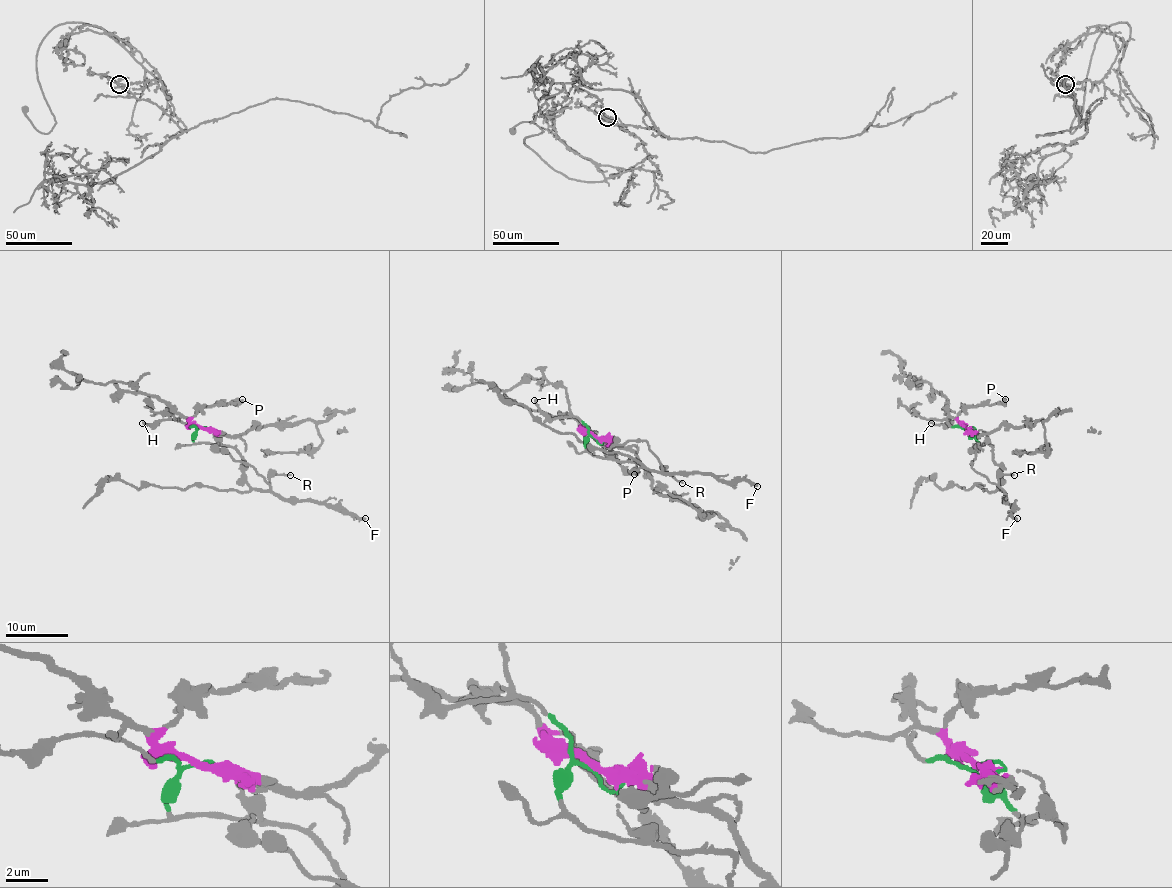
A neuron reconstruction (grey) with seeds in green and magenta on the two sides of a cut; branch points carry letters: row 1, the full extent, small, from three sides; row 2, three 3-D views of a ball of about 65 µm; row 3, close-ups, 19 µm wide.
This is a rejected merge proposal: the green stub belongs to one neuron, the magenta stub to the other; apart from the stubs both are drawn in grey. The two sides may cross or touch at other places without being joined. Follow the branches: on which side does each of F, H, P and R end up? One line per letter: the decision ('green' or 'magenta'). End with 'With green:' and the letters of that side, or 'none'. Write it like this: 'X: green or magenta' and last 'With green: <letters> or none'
F: green
H: green
P: magenta
R: green
With green: F, H, R

